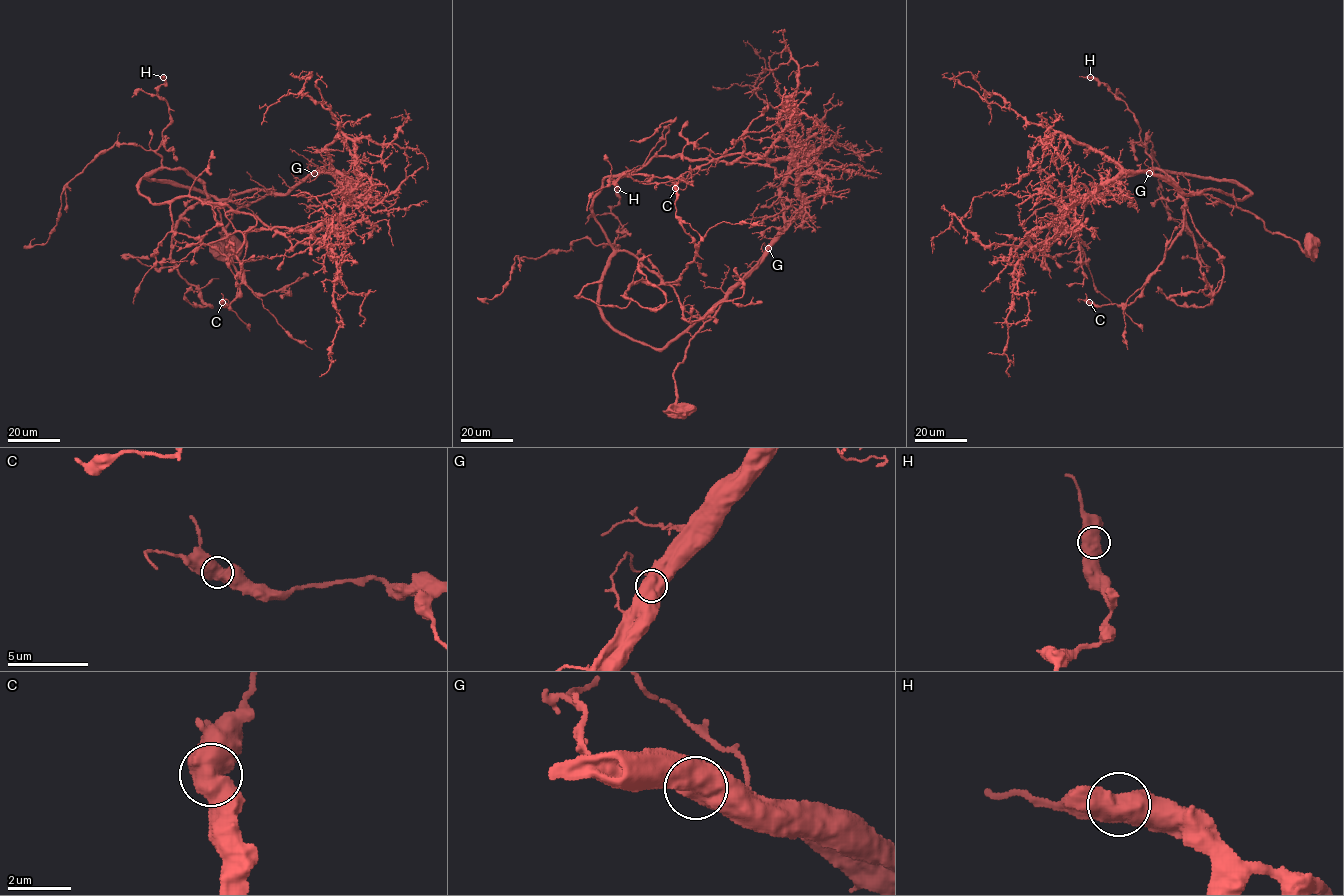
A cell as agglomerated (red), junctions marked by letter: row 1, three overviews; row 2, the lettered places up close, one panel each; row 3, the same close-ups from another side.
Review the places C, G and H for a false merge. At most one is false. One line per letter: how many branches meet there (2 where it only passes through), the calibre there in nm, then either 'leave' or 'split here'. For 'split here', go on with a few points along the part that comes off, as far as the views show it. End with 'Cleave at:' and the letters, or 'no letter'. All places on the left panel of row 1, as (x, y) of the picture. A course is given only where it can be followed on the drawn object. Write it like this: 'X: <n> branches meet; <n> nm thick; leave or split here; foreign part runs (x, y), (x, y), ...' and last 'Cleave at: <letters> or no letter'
C: 2 branches meet; 850 nm thick; leave
G: 2 branches meet; 800 nm thick; leave
H: 2 branches meet; 850 nm thick; leave
Cleave at: no letter

